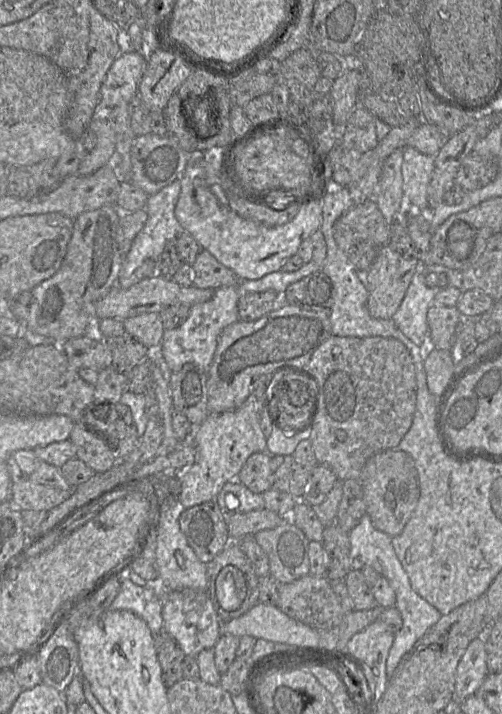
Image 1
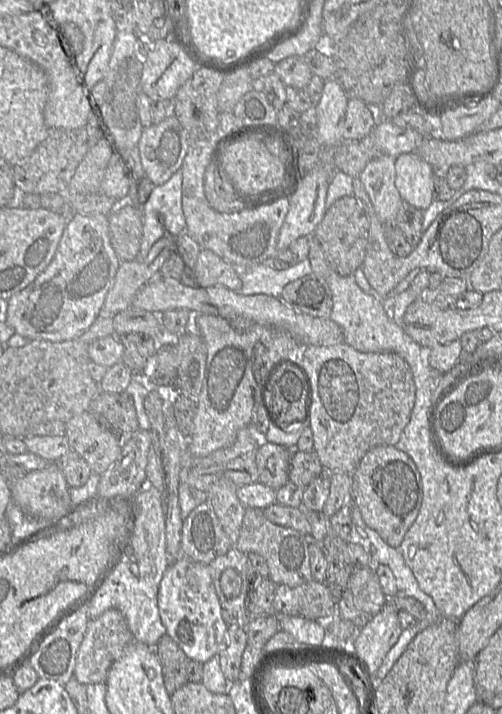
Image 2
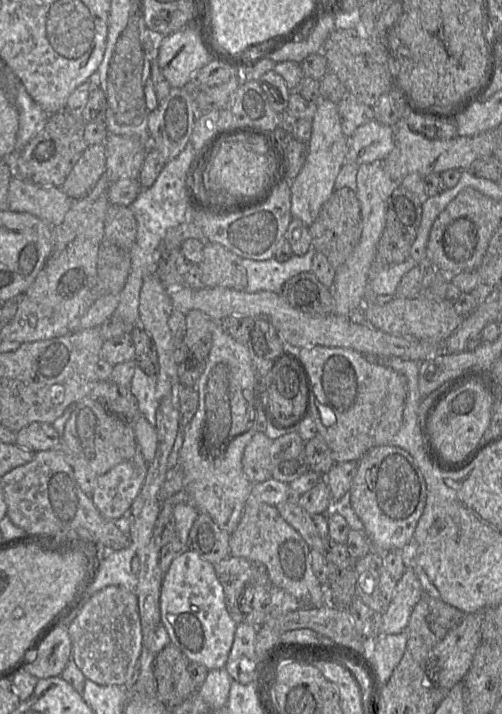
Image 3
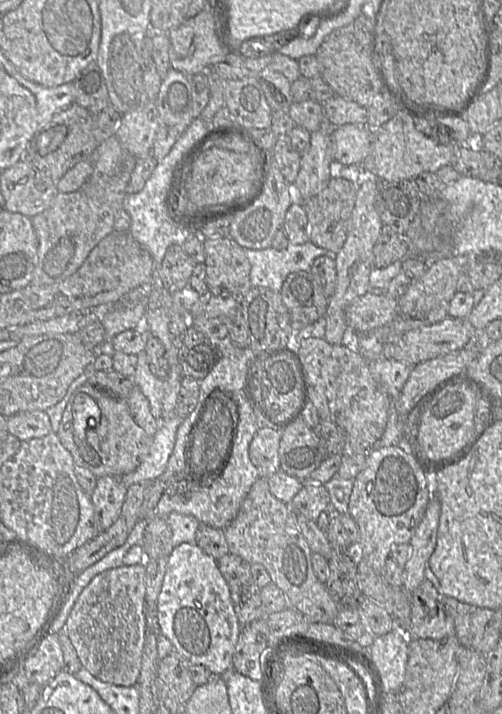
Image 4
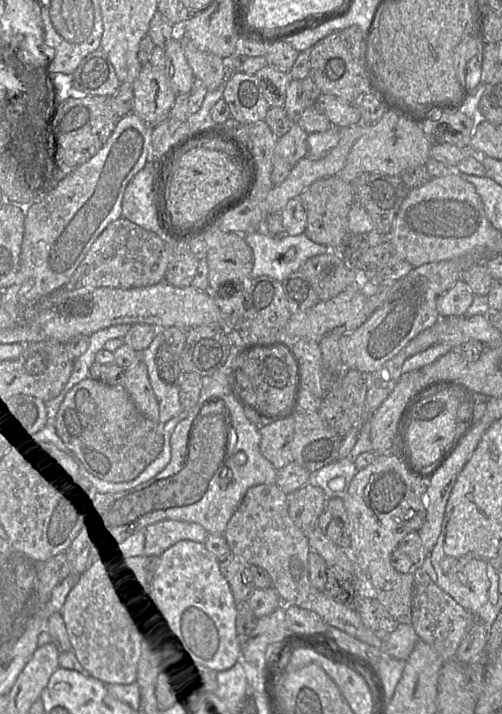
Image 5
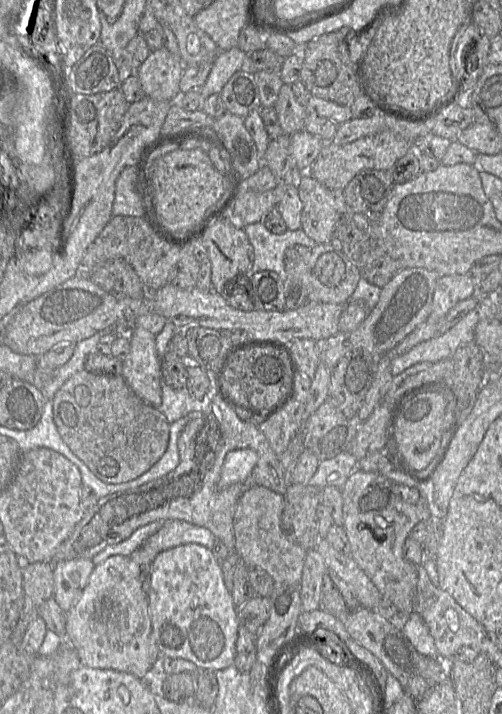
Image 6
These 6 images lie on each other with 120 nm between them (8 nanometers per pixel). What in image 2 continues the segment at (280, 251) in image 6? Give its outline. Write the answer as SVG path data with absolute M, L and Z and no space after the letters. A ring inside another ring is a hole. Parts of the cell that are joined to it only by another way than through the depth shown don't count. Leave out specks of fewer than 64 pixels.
M308 258L286 270L277 270L272 264L263 263L235 270L243 282L238 293L242 295L267 294L274 297L280 297L288 283L312 273Z

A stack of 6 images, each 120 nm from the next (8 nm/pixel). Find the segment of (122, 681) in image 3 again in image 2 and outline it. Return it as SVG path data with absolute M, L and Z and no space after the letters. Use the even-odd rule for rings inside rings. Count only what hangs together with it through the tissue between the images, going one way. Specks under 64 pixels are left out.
M108 609L97 618L90 619L78 649L73 676L84 685L105 682L112 664L122 656L125 648L133 641L133 635L119 610Z

